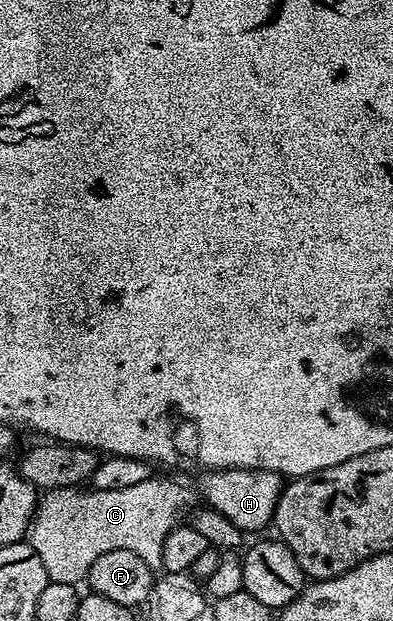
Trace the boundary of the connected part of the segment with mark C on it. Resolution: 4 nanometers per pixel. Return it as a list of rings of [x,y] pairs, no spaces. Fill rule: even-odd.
[[[159,475],[137,483],[137,487],[117,487],[113,491],[90,487],[52,489],[44,492],[38,502],[29,530],[29,544],[37,555],[41,555],[48,581],[57,583],[78,586],[86,578],[89,567],[93,567],[94,561],[105,555],[105,551],[133,551],[133,555],[141,555],[147,566],[157,571],[163,566],[161,551],[164,550],[165,536],[176,527],[180,516],[193,509],[198,501],[198,494],[192,488],[190,490]]]

